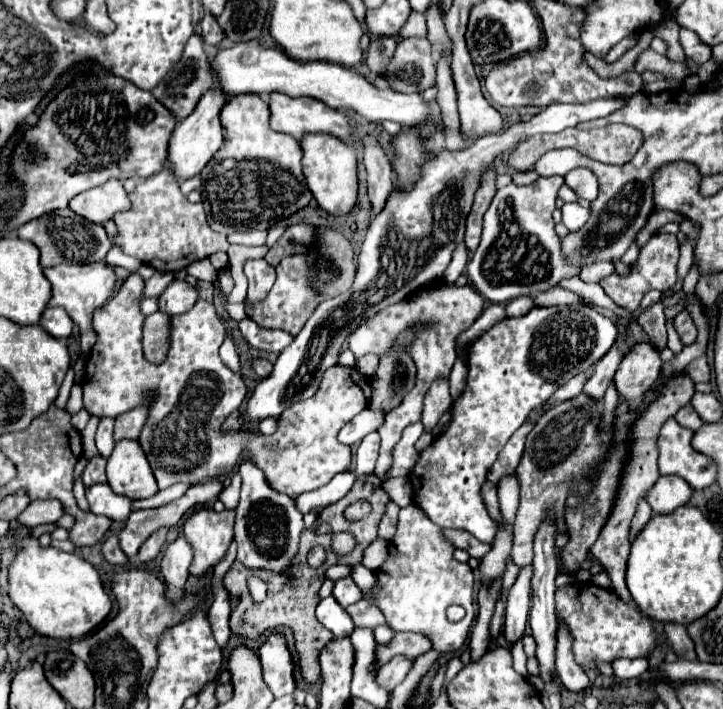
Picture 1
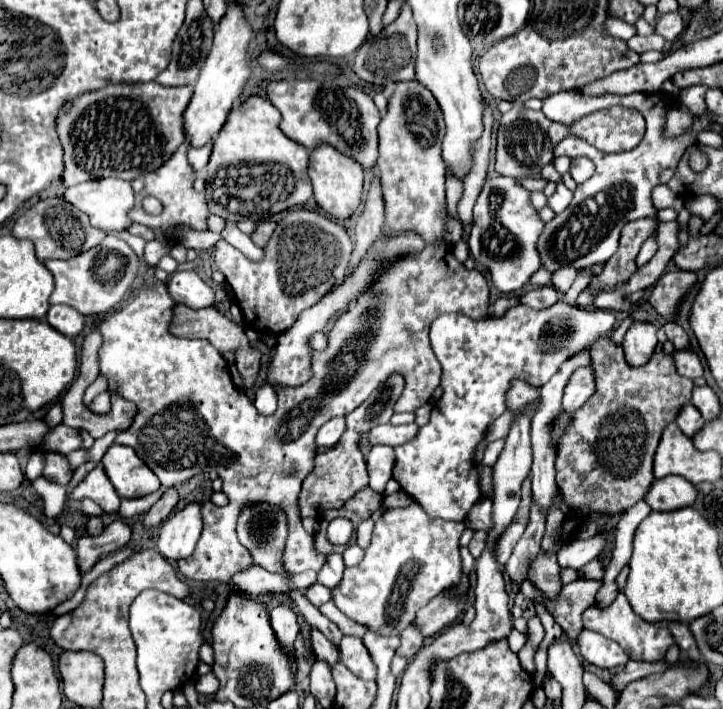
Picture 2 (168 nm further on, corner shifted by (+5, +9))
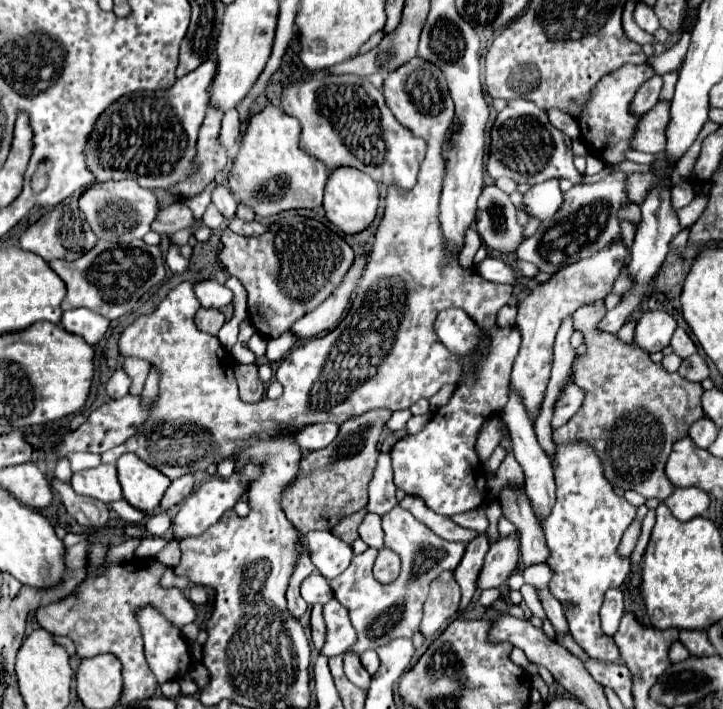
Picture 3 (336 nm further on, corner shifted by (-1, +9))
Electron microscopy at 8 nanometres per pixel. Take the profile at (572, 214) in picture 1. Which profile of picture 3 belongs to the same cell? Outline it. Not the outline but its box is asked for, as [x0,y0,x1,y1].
[523,180,563,220]

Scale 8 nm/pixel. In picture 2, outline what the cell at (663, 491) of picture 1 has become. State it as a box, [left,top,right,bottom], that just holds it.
[643,476,697,512]

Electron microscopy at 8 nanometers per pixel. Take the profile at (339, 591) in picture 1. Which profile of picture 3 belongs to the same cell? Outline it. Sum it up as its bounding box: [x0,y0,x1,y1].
[305,532,353,578]

